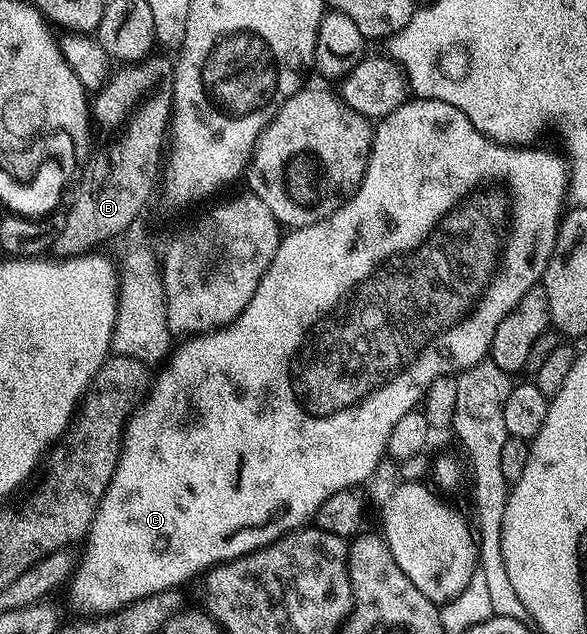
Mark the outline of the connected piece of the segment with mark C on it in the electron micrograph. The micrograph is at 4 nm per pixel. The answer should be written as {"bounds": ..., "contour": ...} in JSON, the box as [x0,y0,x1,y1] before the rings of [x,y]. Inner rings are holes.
{"bounds":[70,98,570,616],"contour":[[[409,98],[401,107],[394,109],[375,124],[372,132],[372,152],[368,158],[368,168],[359,189],[351,197],[345,199],[342,206],[334,214],[329,215],[327,219],[318,221],[309,227],[297,227],[289,230],[281,238],[278,249],[274,253],[274,259],[270,261],[270,265],[264,271],[264,276],[258,281],[258,289],[254,289],[254,297],[250,297],[246,309],[242,309],[242,313],[237,315],[236,320],[233,323],[225,324],[224,327],[217,327],[215,330],[185,338],[184,344],[181,347],[179,344],[169,354],[166,362],[159,368],[161,371],[157,375],[155,372],[150,383],[150,390],[145,394],[136,410],[133,411],[131,419],[128,420],[124,428],[120,456],[116,462],[116,467],[112,470],[112,478],[108,481],[106,493],[100,499],[96,516],[92,518],[92,525],[88,529],[86,542],[83,544],[83,547],[85,546],[84,556],[78,559],[72,572],[70,580],[72,603],[74,606],[80,607],[81,616],[111,615],[112,612],[120,611],[123,607],[129,607],[131,603],[147,595],[156,595],[159,591],[179,588],[184,585],[180,583],[194,578],[195,575],[197,577],[203,576],[209,569],[221,563],[228,563],[231,559],[248,555],[251,551],[257,551],[259,547],[265,547],[266,544],[273,543],[283,535],[303,528],[305,526],[303,523],[307,519],[309,522],[315,516],[316,510],[322,505],[322,501],[326,501],[326,497],[338,493],[338,489],[355,487],[372,478],[372,471],[378,466],[380,459],[385,458],[390,431],[397,424],[398,419],[405,416],[406,413],[410,413],[417,406],[418,403],[416,402],[419,399],[421,402],[425,398],[428,387],[436,378],[449,376],[451,373],[459,373],[474,366],[475,363],[485,362],[486,356],[492,350],[494,329],[498,329],[498,321],[502,321],[502,317],[506,317],[506,313],[510,313],[510,309],[514,309],[514,305],[518,305],[518,301],[522,301],[522,293],[526,293],[526,289],[537,286],[544,278],[546,265],[552,260],[556,251],[556,231],[560,227],[562,218],[560,206],[566,203],[570,175],[566,170],[565,160],[559,154],[556,156],[552,151],[535,151],[536,149],[532,145],[505,147],[503,143],[495,143],[489,136],[483,135],[480,131],[474,131],[471,123],[465,119],[462,112],[454,109],[454,105],[437,99]]]}

